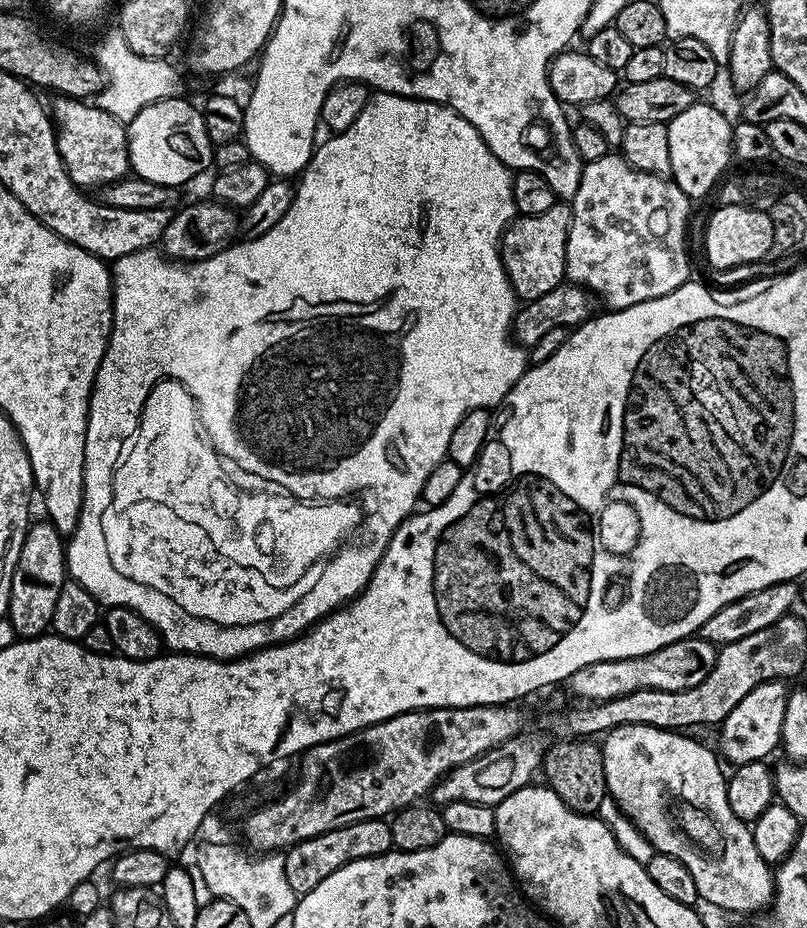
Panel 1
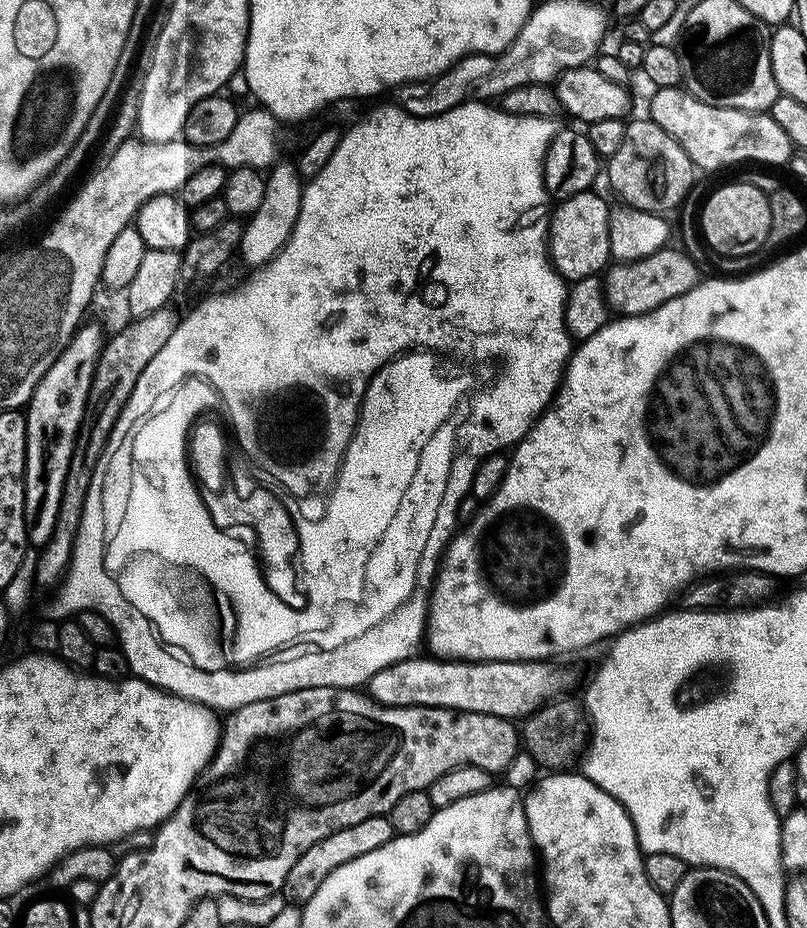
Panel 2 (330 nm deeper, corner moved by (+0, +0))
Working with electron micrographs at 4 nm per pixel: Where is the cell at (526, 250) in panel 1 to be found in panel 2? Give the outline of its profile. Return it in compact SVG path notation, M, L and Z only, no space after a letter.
M589 190L559 201L555 207L550 212L546 237L553 268L568 282L603 273L609 267L612 255L608 225L610 204L596 190Z

